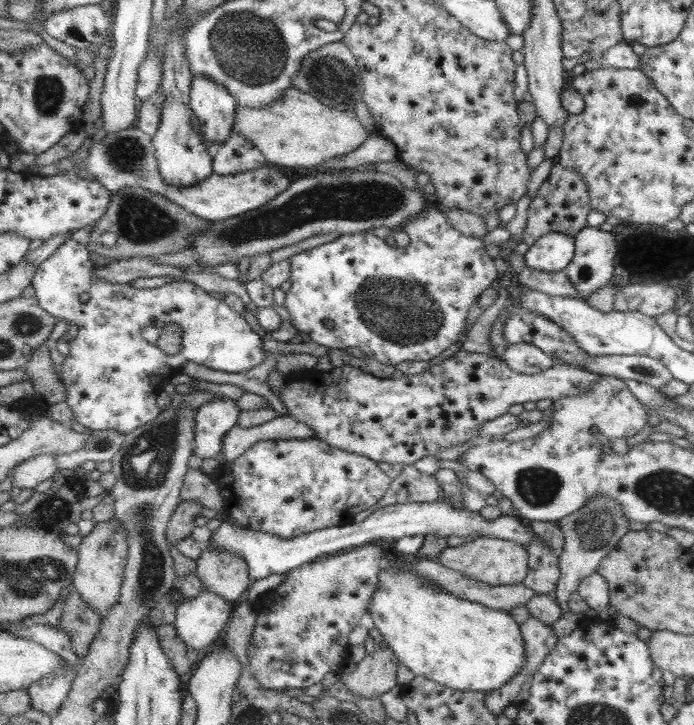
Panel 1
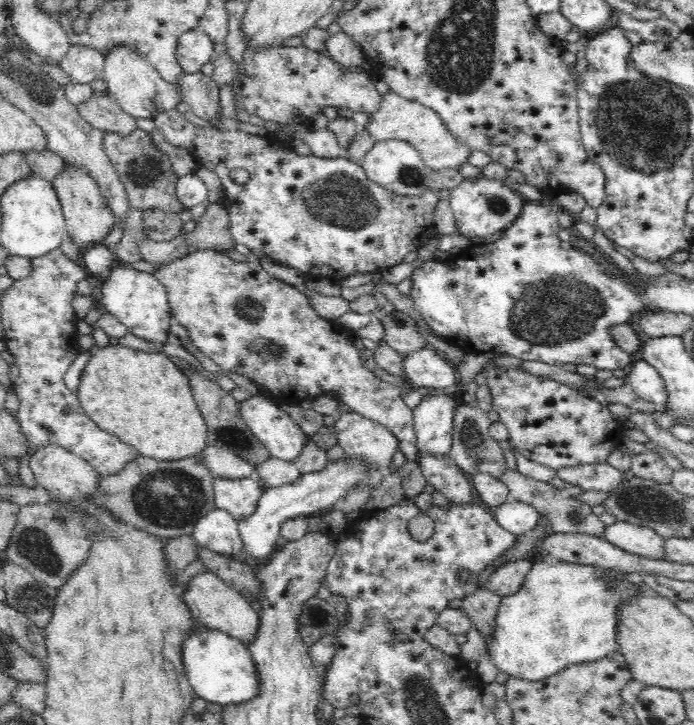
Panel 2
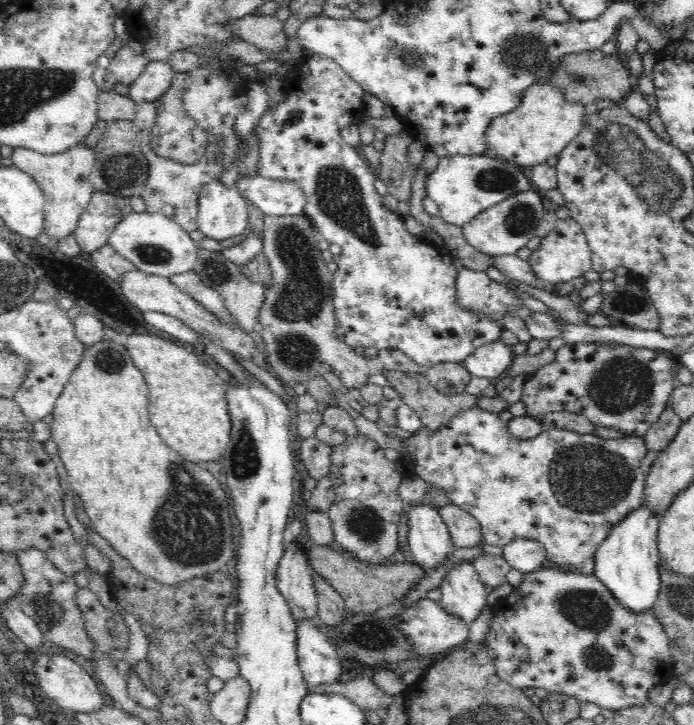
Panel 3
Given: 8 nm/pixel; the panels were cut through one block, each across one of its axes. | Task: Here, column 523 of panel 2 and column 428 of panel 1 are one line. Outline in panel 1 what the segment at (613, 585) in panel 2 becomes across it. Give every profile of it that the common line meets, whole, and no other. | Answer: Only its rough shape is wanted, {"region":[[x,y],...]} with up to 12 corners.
{"region":[[381,570],[367,612],[403,666],[495,692],[527,664],[509,612]]}

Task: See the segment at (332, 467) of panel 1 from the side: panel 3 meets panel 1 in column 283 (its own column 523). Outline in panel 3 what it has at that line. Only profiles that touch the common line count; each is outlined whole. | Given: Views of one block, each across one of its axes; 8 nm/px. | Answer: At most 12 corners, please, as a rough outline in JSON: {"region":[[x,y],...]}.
{"region":[[464,408],[358,432],[472,514],[480,546],[536,540],[594,574],[646,502],[644,438],[520,440]]}

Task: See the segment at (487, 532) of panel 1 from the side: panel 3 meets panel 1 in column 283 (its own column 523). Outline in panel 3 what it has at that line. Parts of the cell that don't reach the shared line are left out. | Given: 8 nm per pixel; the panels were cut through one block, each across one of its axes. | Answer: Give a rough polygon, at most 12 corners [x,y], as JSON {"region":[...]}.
{"region":[[512,540],[504,558],[524,574],[540,570],[546,546],[536,540]]}

